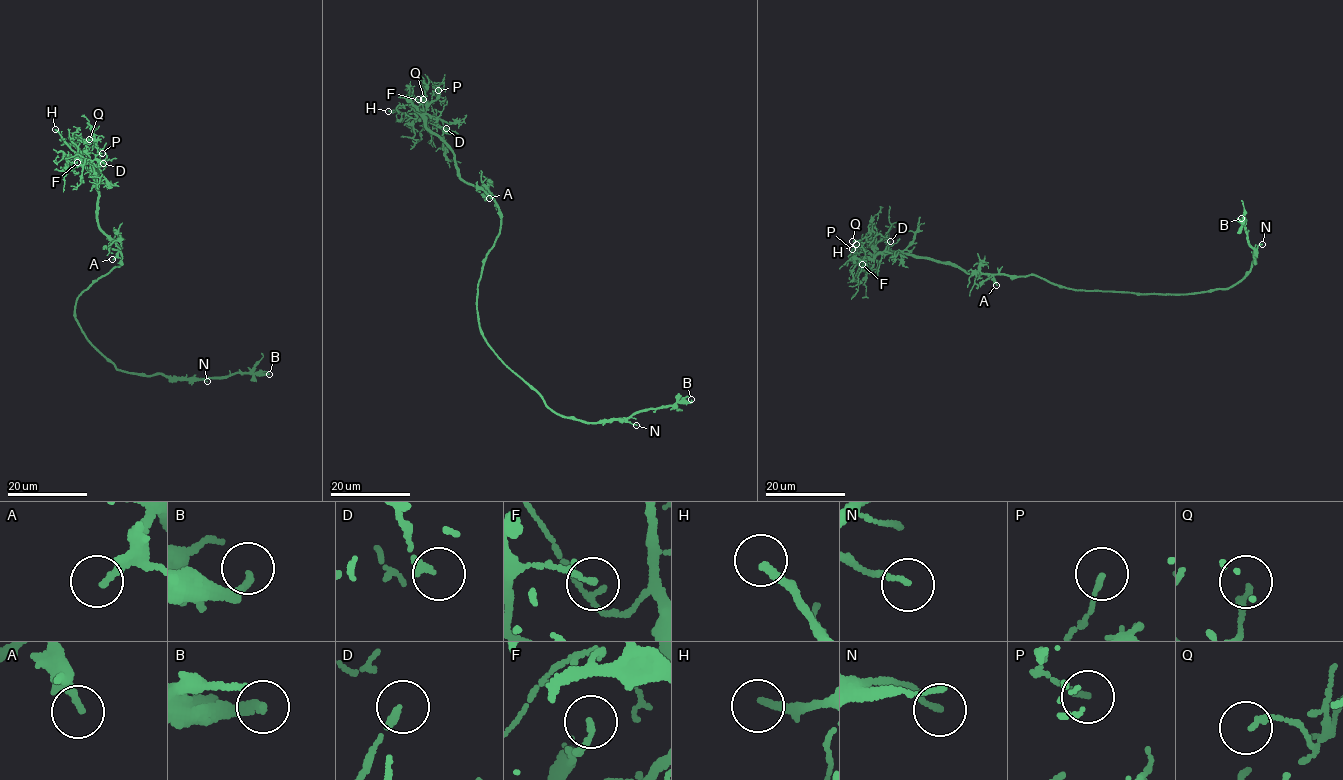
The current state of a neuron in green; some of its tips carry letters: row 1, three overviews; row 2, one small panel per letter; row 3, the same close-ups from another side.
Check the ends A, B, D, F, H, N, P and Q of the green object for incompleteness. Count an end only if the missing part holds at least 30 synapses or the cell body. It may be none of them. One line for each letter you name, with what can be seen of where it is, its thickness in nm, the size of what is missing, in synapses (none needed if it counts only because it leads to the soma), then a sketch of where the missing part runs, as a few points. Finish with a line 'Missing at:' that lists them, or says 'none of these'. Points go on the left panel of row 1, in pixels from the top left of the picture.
H: at (55, 129); 200 nm thick; missing branch runs (55, 129), (32, 110), (33, 100), (53, 80), (56, 69), (82, 33), (95, 5)
Missing at: H

